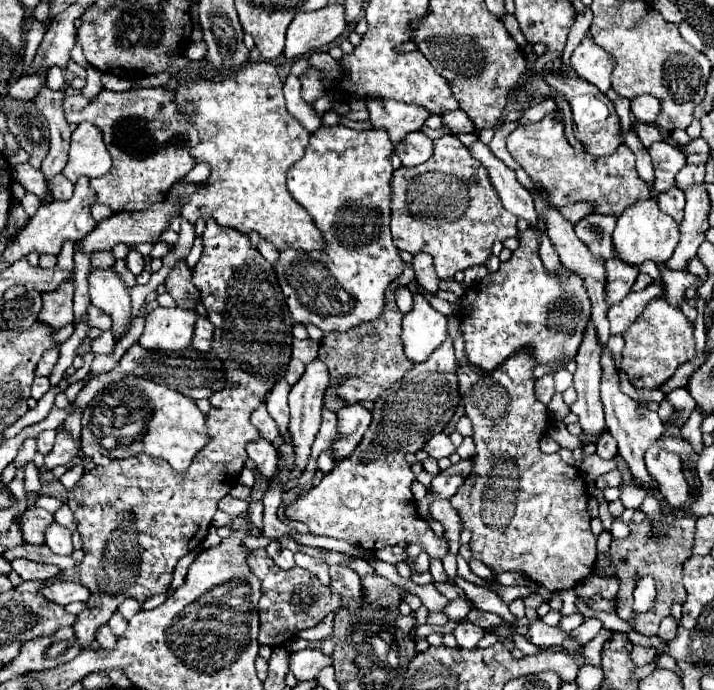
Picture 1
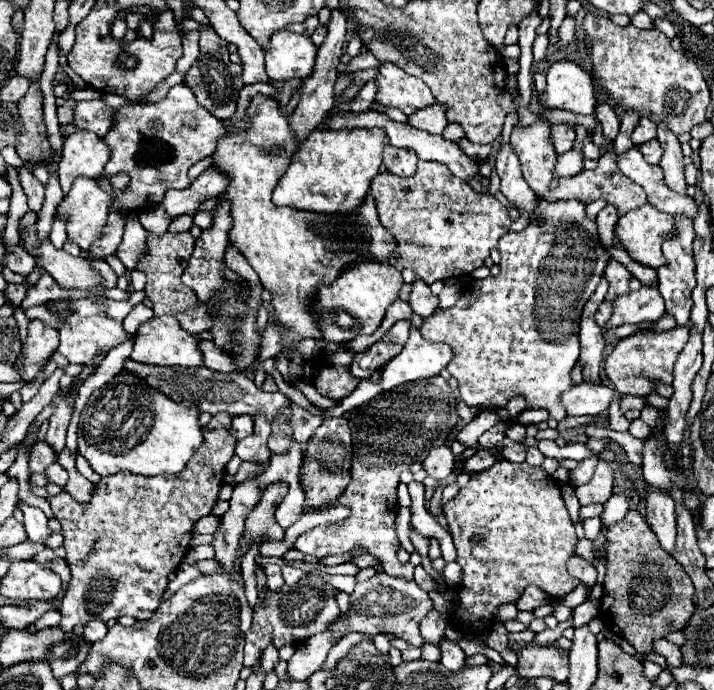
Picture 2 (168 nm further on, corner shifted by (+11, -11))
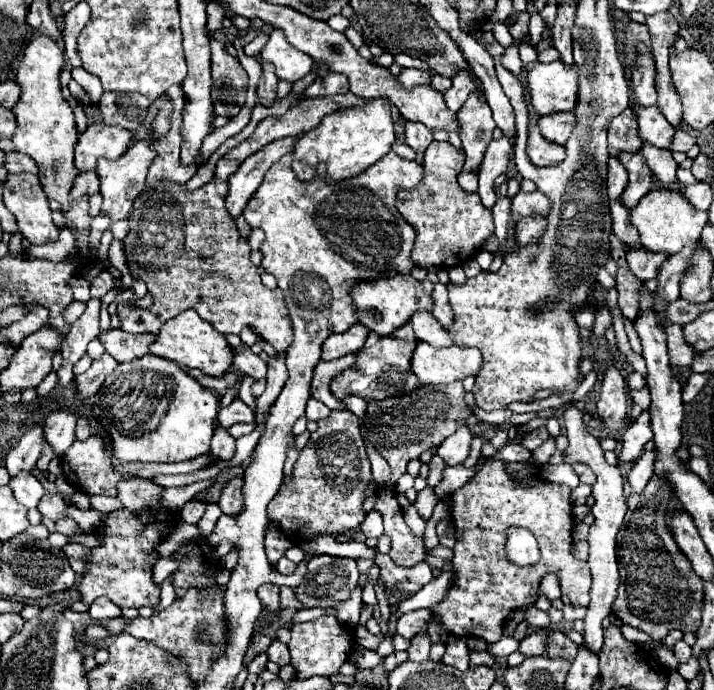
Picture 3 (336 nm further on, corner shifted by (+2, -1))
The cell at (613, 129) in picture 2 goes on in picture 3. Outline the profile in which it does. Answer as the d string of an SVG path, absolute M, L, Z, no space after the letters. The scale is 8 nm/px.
M626 108L612 120L608 130L608 142L610 142L608 150L614 158L618 158L620 152L636 154L642 148L642 140L638 138L638 124L630 108Z

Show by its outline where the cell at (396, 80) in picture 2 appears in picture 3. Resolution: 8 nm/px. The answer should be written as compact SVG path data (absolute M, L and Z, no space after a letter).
M404 68L402 74L398 76L398 80L406 88L420 86L420 84L430 84L430 72L422 72L422 70L416 70L416 68Z

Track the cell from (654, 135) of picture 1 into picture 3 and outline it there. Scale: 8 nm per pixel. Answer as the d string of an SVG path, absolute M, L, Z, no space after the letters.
M676 130L676 134L674 134L674 142L672 142L672 152L676 150L676 152L688 152L692 146L696 144L696 136L694 134L690 134L690 132L686 132L686 130Z

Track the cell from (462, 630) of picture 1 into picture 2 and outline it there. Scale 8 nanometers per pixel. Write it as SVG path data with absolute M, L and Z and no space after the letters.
M443 640L441 644L441 664L447 668L447 670L451 670L451 672L455 672L455 670L459 670L459 668L463 668L465 666L465 652L455 644L455 642L451 642L451 640Z

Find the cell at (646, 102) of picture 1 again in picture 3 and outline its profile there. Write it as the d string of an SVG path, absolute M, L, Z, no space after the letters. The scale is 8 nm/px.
M640 106L636 110L636 120L640 126L640 138L652 146L668 150L672 146L672 136L676 128L664 118L656 106Z

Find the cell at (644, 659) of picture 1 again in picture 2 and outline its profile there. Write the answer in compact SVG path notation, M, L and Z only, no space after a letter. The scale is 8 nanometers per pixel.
M629 510L627 516L607 528L607 574L603 580L603 596L599 616L605 624L627 640L639 660L651 652L651 642L663 638L671 630L681 630L695 608L695 588L685 568L665 552L639 512Z

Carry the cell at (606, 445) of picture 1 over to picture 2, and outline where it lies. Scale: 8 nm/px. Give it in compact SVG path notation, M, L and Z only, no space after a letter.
M589 456L589 458L581 460L581 462L577 464L577 468L575 468L575 470L571 470L569 482L571 482L573 486L587 484L587 482L591 480L591 476L593 476L595 468L597 468L597 462L599 462L599 458L597 458L597 456Z

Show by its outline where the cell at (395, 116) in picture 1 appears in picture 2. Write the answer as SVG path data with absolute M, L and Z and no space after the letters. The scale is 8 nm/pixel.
M433 104L429 108L423 108L421 112L415 112L409 116L407 120L413 128L419 128L419 130L427 130L431 134L441 134L445 124L447 124L447 118L445 118L445 106L443 104Z

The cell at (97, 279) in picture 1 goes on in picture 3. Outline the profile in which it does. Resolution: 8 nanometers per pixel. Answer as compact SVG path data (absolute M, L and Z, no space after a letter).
M8 174L4 204L14 214L20 232L32 244L46 244L58 238L60 232L52 224L52 210L36 174Z

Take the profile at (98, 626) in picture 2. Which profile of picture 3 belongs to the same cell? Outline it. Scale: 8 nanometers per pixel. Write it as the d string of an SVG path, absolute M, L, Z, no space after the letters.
M96 598L92 604L90 604L90 616L94 618L94 620L104 620L104 618L116 618L116 616L120 616L122 612L120 612L120 608L110 600L110 598Z

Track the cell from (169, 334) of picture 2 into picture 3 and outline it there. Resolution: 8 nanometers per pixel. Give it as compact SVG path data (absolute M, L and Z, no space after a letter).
M192 308L186 312L180 312L176 318L162 324L160 334L156 336L156 342L150 344L150 352L160 358L172 360L180 366L198 368L208 376L224 376L224 374L232 372L234 354L232 354L232 348L228 346L226 338L210 322L202 320L196 314L196 310L192 310Z

